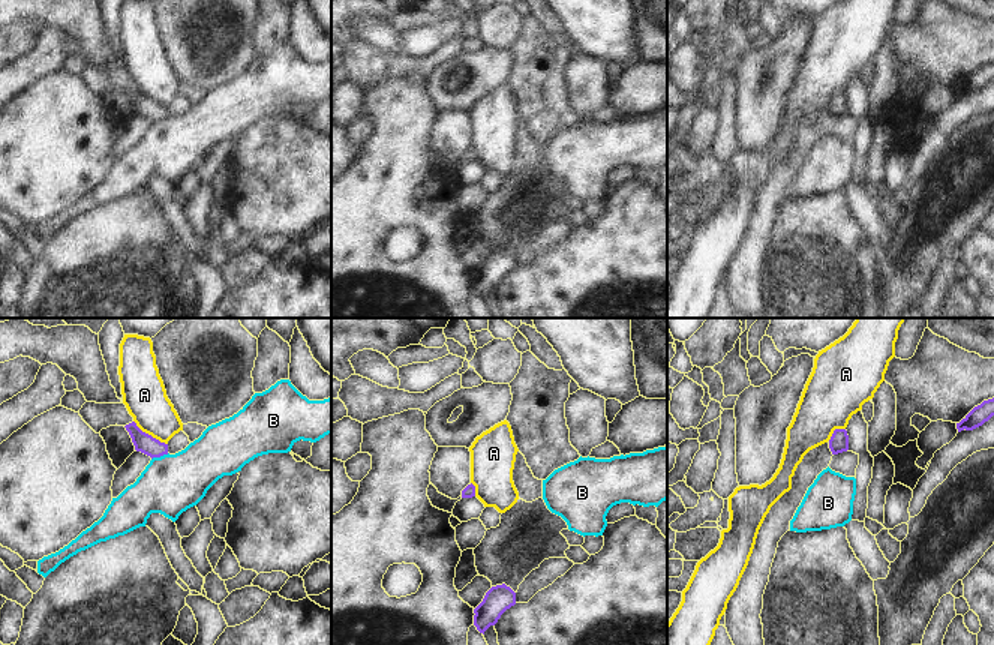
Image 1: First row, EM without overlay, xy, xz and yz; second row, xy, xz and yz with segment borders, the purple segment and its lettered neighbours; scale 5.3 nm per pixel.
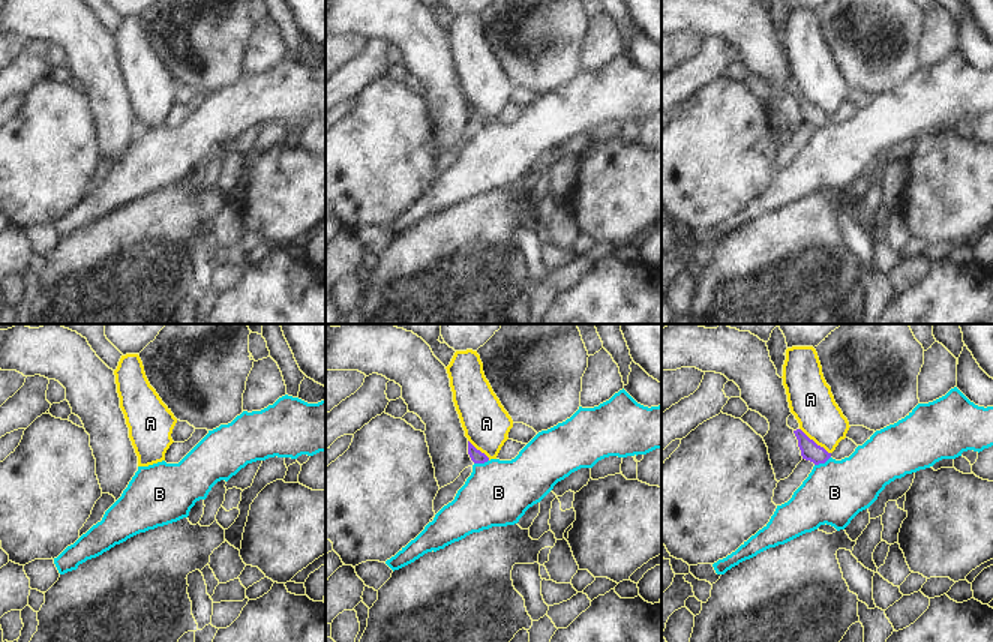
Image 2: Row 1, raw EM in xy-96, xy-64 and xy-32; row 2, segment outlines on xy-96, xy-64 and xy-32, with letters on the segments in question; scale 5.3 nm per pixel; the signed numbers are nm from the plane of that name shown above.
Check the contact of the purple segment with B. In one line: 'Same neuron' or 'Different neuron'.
Different neuron.

